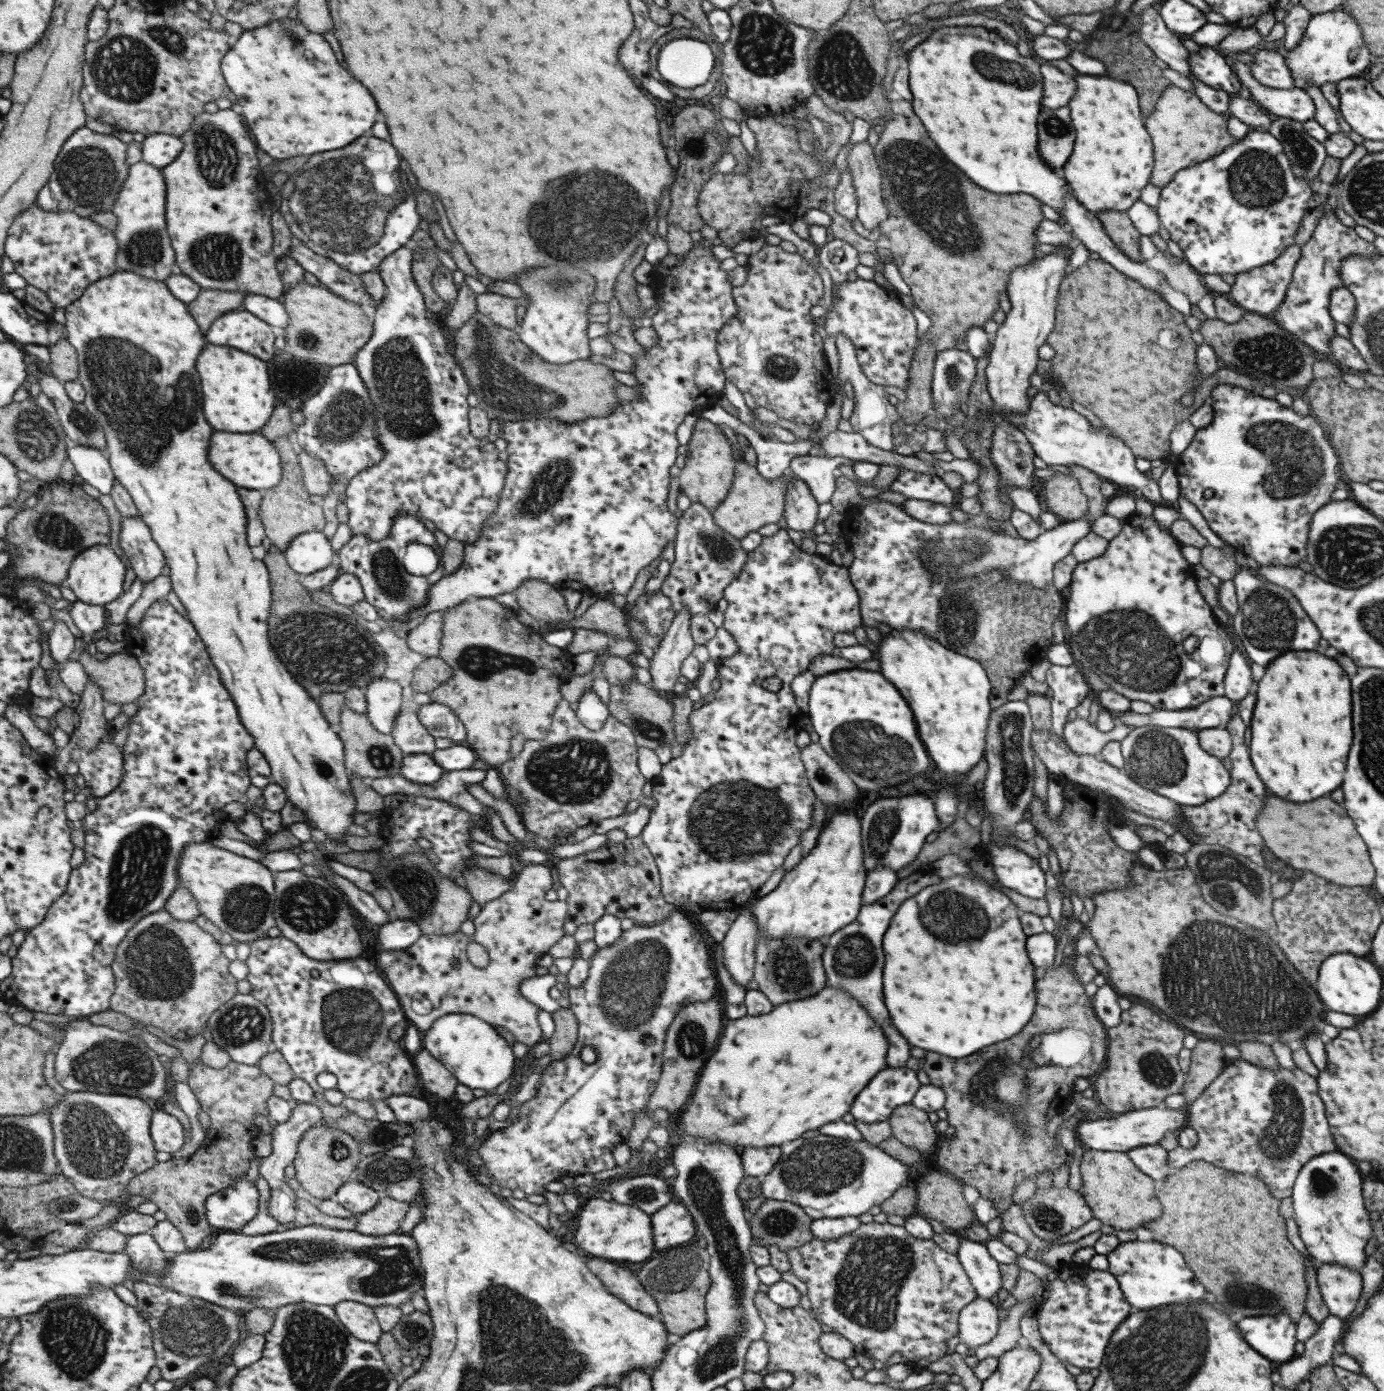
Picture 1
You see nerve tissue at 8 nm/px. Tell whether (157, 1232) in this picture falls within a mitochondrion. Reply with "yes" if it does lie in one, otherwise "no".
no

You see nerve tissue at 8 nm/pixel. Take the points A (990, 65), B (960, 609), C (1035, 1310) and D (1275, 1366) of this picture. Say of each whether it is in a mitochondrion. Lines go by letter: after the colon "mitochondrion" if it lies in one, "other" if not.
A: mitochondrion
B: mitochondrion
C: other
D: other

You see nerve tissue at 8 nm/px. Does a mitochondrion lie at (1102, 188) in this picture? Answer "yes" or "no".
no

